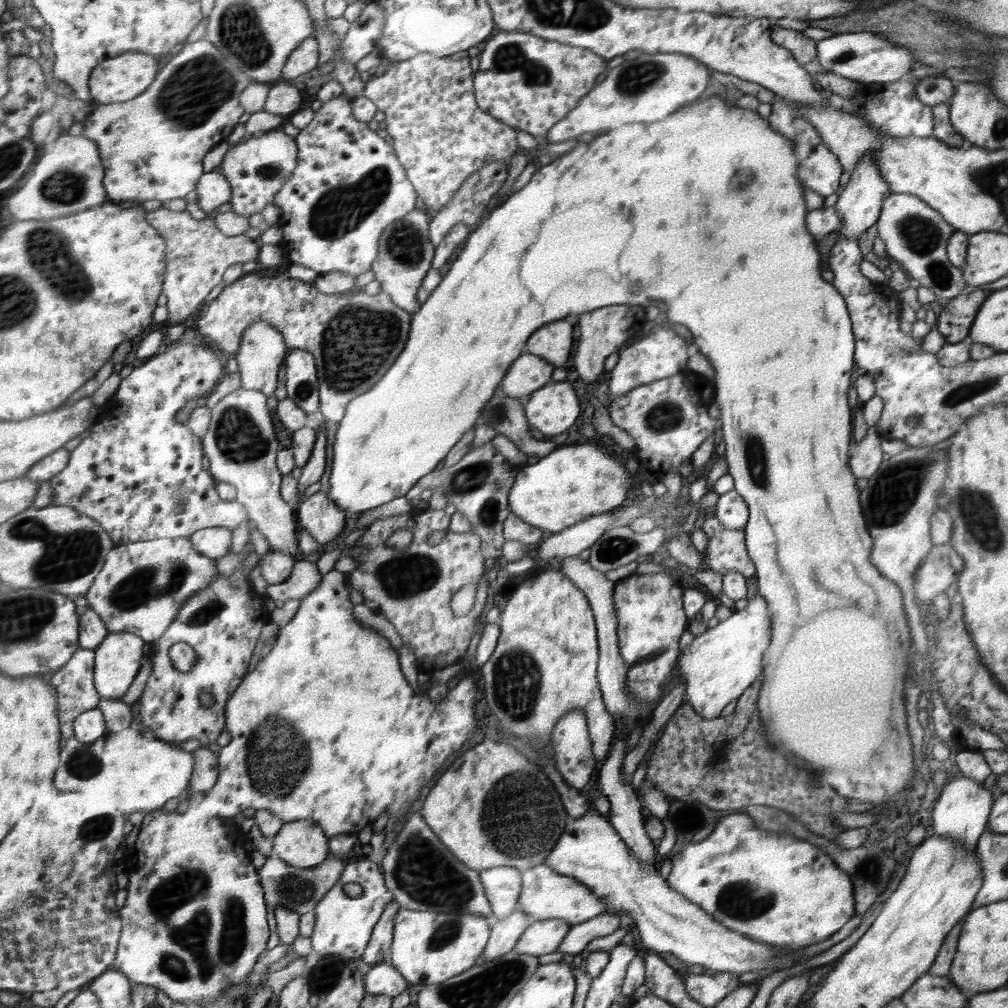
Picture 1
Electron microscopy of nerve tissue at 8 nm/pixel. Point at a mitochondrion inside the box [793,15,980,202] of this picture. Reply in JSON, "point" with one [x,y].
{"point":[843,58]}

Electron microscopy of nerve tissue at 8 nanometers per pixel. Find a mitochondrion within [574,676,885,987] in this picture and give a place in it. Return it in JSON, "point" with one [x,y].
{"point":[743,900]}

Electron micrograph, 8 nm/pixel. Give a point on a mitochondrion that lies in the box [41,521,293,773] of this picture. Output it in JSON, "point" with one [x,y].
{"point":[176,568]}

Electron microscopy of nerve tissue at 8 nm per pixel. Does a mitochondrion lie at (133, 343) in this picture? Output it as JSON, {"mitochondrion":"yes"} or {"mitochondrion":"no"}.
{"mitochondrion":"no"}

